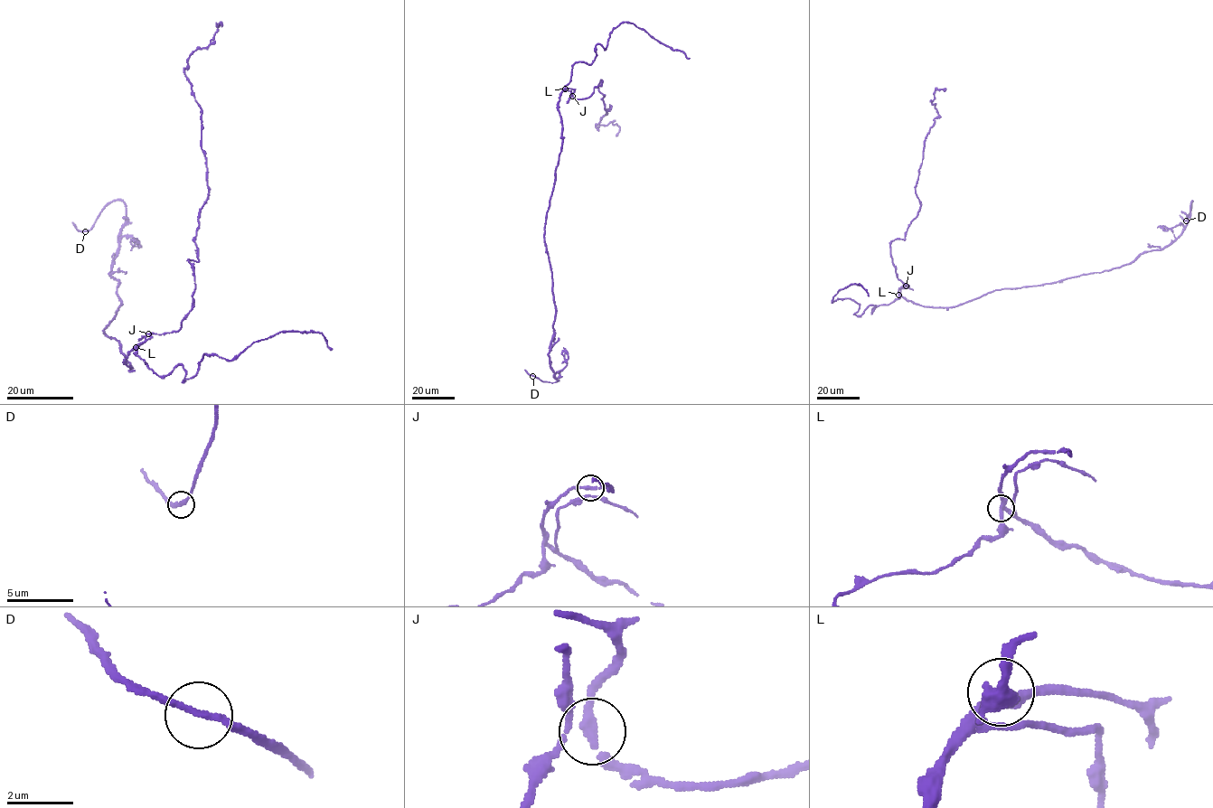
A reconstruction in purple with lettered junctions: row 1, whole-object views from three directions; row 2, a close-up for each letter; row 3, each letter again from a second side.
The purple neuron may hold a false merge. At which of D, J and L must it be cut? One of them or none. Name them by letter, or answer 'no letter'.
no letter

